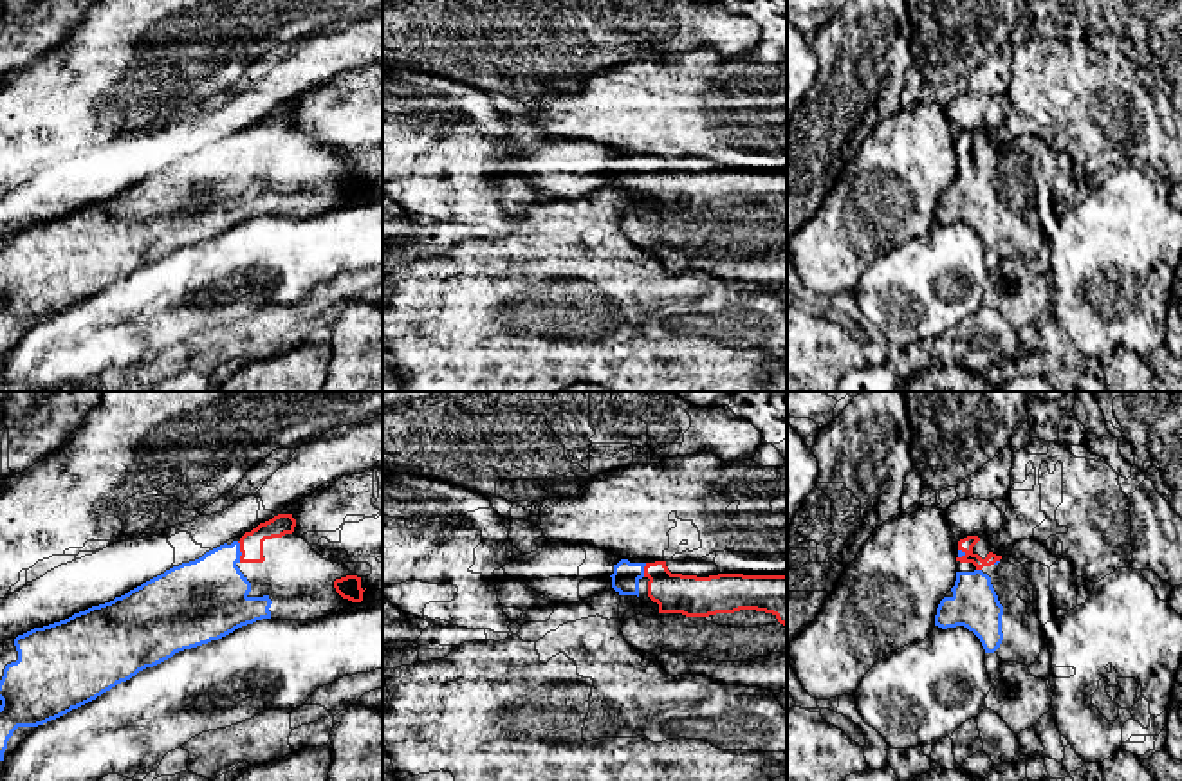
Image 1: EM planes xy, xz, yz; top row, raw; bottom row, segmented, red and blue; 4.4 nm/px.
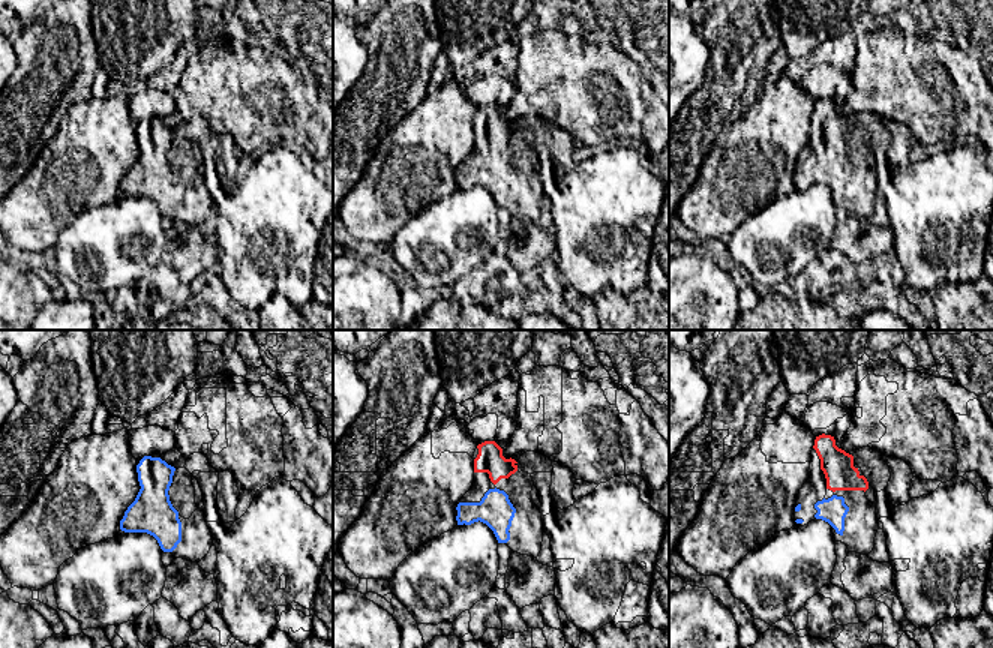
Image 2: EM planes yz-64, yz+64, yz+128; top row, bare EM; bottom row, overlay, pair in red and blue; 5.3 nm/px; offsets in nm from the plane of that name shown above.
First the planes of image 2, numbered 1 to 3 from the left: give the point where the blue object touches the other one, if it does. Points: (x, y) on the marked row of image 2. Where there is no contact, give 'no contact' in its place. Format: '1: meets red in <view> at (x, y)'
1: no contact
2: no contact
3: no contact

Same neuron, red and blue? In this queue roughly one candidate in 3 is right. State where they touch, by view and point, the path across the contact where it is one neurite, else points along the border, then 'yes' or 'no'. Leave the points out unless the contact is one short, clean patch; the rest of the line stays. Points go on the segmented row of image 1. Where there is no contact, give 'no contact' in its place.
xy (240, 551) | yes

